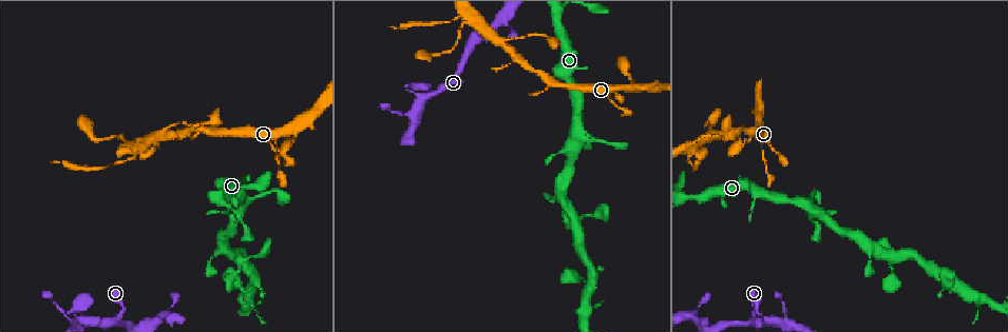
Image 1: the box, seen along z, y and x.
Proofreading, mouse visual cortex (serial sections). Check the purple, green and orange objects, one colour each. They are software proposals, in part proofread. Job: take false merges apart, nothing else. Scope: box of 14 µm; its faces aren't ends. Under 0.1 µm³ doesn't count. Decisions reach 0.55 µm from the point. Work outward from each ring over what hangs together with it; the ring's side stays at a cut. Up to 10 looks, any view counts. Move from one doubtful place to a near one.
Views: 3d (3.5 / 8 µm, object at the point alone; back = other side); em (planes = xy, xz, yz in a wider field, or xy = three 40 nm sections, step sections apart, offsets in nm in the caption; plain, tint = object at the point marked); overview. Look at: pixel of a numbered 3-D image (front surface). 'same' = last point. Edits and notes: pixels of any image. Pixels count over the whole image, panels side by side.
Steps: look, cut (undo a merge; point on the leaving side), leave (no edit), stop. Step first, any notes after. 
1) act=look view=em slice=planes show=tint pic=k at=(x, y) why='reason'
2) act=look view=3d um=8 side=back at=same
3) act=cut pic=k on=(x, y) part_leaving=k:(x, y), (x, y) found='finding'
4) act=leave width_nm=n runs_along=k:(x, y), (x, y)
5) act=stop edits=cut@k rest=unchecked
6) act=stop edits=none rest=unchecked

act=look view=3d um=8 pic=1 at=(633, 89) why='branch point'

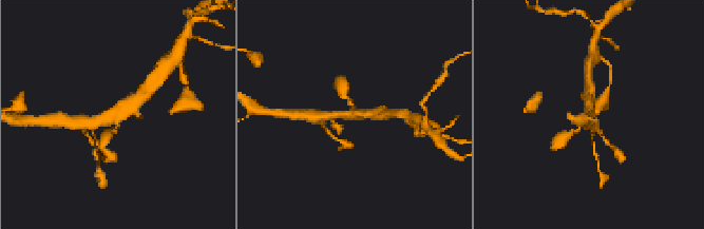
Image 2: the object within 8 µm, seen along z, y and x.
act=look view=3d um=3.5 pic=2 at=(350, 115) why='zoom in'

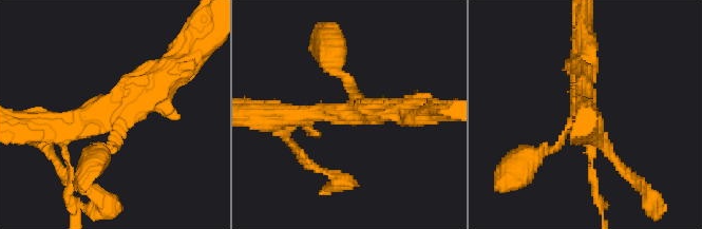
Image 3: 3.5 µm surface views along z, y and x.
act=look view=em slice=xy step=1 show=tint pic=3 at=(118, 113) arms=3 arm_widths_nm=150,300,400 why='shape alone is not enough'

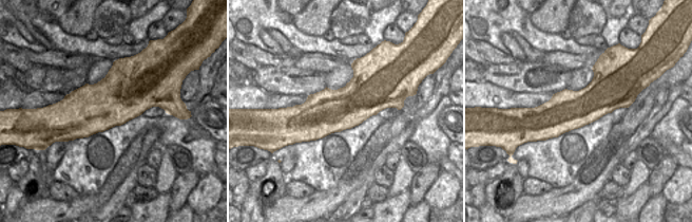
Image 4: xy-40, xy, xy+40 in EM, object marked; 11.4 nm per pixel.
act=leave width_nm=500 runs_along=3:(51, 129), (145, 100), (176, 68) found='continuous, no second cell'

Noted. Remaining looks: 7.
act=look view=3d um=3.5 pic=1 at=(458, 79) why='abrupt turn'

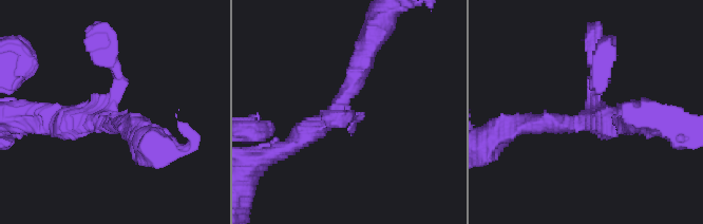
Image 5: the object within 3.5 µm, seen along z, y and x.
act=look view=em slice=xy step=3 show=tint pic=5 at=(590, 108) why='shape alone is not enough'

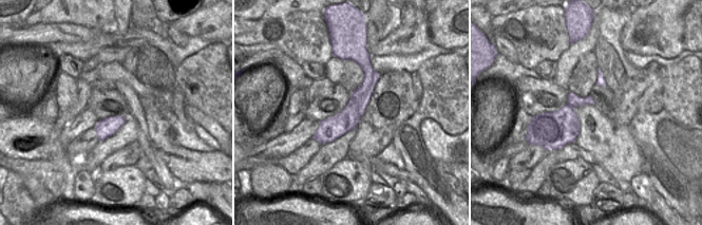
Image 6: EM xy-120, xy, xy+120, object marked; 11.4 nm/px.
act=leave runs_along=5:(593, 48), (583, 119), (536, 126) found='continuous, no second cell'

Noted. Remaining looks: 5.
act=look view=3d um=3.5 pic=1 at=(73, 310) why='thick turns thin'

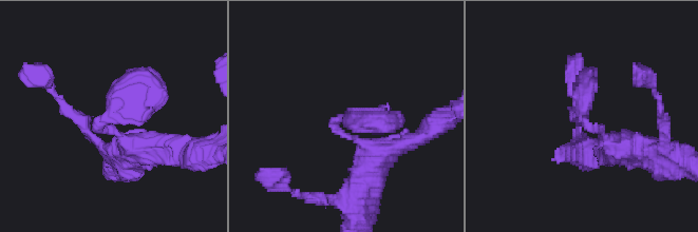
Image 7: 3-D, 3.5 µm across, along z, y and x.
act=look view=em slice=xy step=1 show=tint pic=7 at=(346, 117) why='need the tissue'

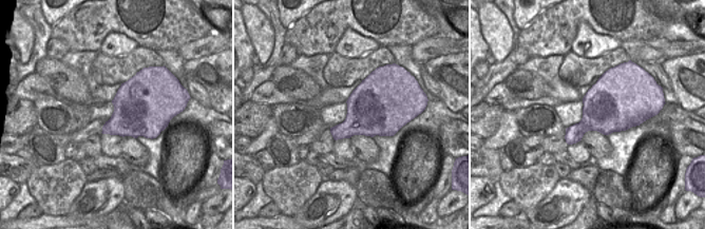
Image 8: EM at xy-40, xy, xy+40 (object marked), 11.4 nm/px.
act=leave width_nm=600 runs_along=7:(620, 147), (582, 121), (585, 98) found='all the same cell'

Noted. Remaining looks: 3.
act=look view=3d um=3.5 pic=1 at=(162, 134) why='a fork'

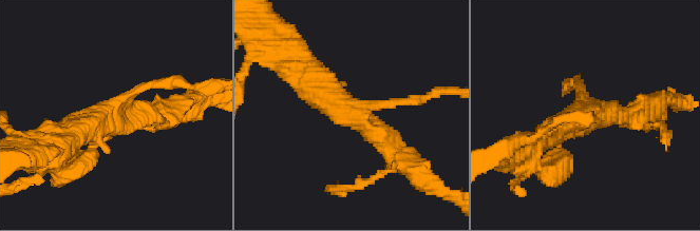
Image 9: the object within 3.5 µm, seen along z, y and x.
act=leave arms=3 runs_along=9:(410, 166), (308, 72) found='all the same cell'

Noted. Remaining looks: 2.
act=stop edits=none rest=unchecked

